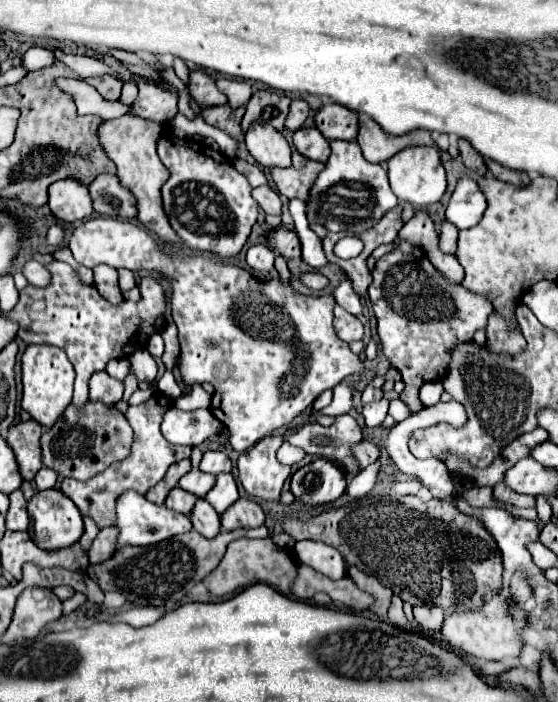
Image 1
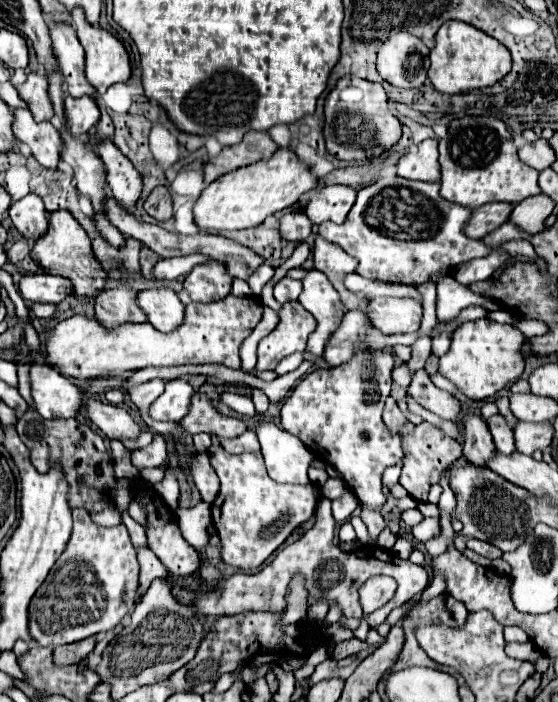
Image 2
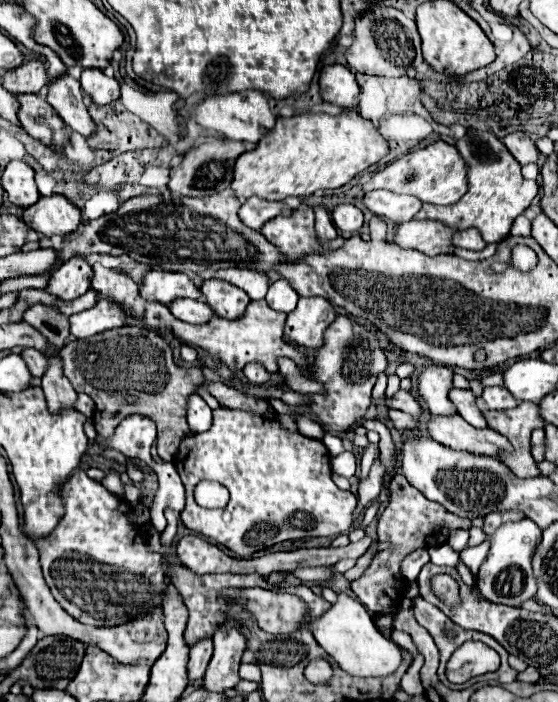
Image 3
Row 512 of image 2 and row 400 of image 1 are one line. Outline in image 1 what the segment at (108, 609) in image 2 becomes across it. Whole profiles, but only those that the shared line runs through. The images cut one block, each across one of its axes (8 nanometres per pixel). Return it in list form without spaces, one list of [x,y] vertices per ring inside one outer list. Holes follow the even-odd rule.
[[[52,262],[46,268],[52,272],[50,286],[26,286],[18,304],[6,316],[18,324],[18,338],[26,344],[52,344],[66,352],[76,370],[72,404],[80,408],[88,402],[88,380],[94,372],[104,370],[112,358],[130,356],[152,334],[162,330],[166,324],[166,296],[154,278],[144,276],[138,284],[142,298],[138,302],[122,300],[122,304],[114,306],[94,286],[84,284],[66,262]]]

